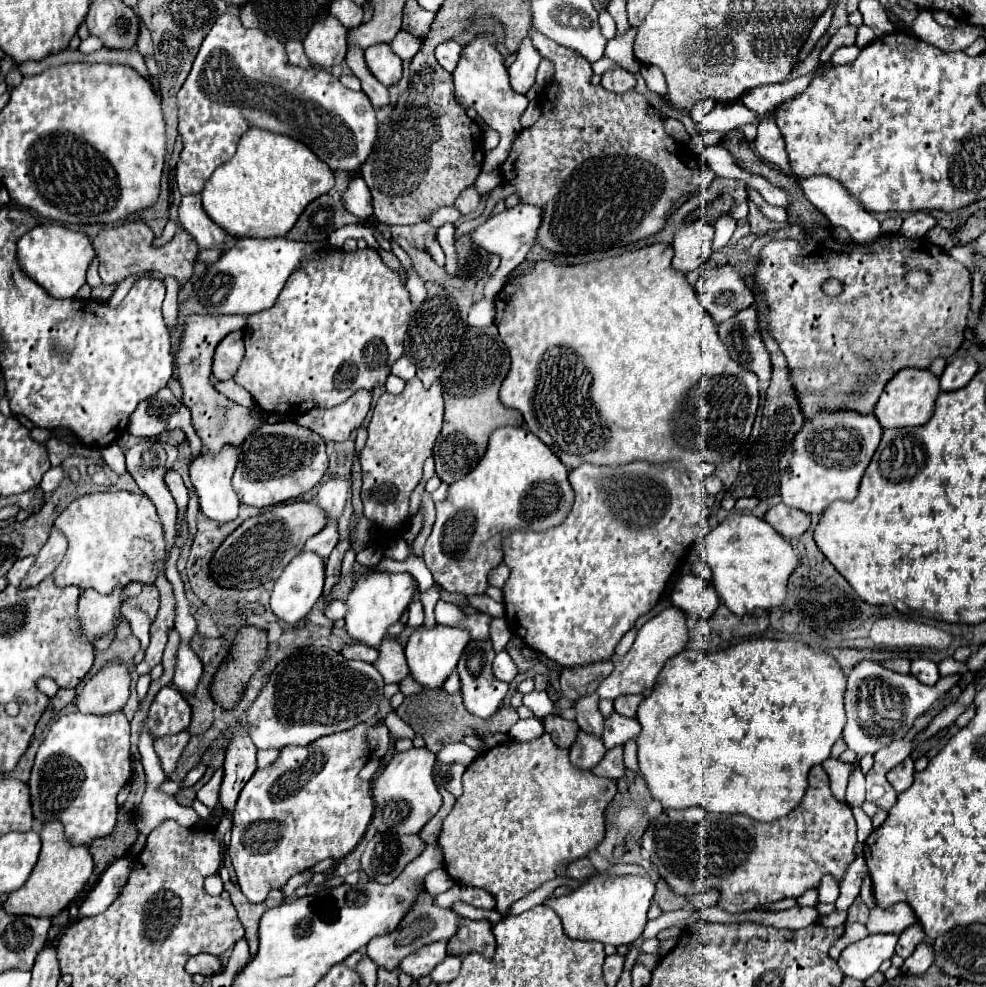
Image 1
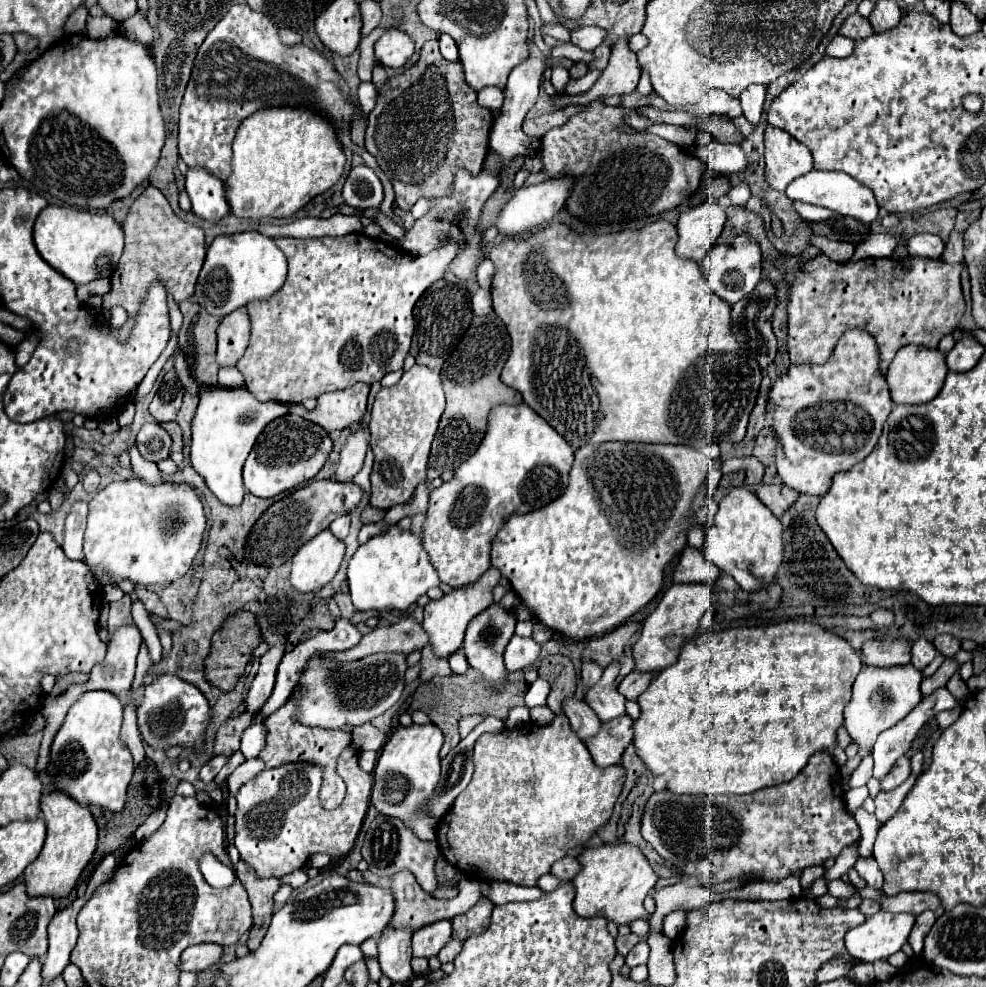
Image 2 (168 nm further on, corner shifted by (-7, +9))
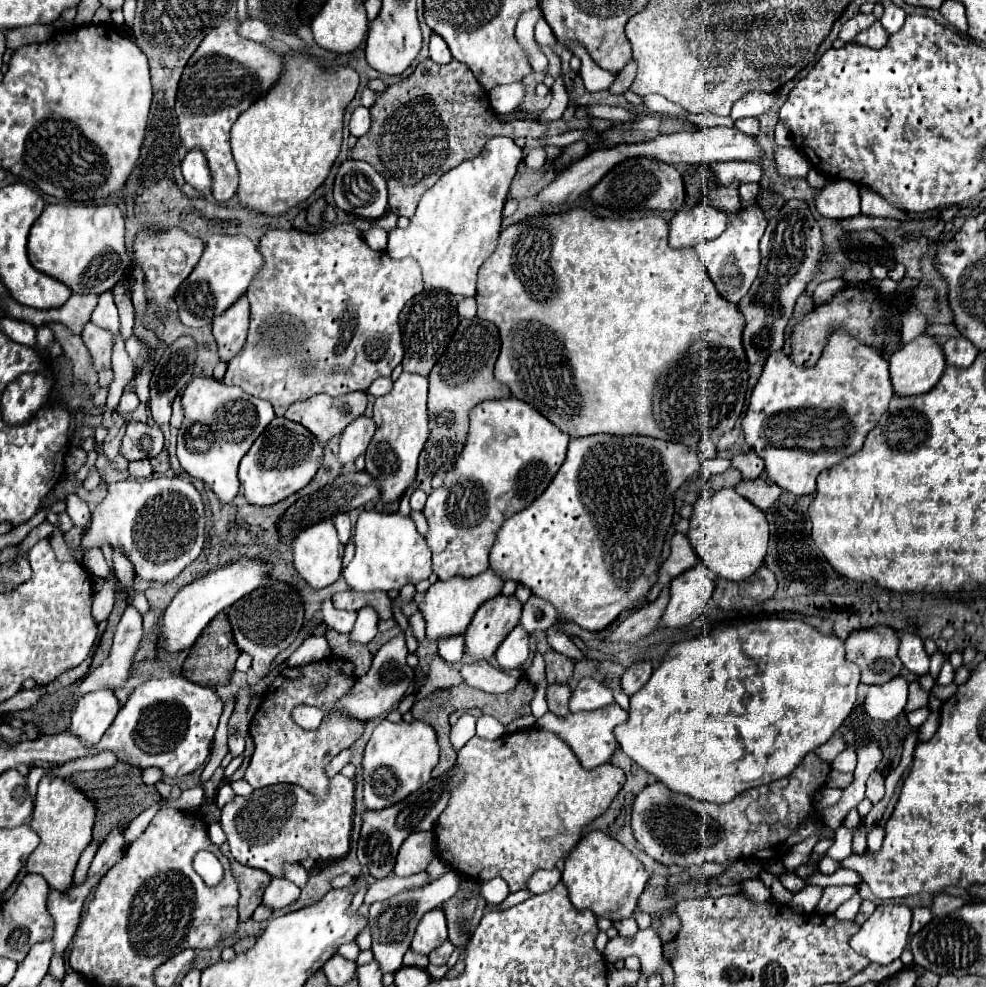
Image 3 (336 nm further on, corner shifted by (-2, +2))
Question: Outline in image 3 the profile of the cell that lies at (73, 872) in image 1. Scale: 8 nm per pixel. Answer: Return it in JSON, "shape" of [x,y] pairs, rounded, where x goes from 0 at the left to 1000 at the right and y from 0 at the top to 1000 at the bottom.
{"shape":[[[46,785],[40,791],[40,803],[35,810],[35,822],[31,830],[31,838],[40,846],[42,854],[31,864],[27,872],[27,882],[44,887],[50,899],[58,903],[66,903],[74,895],[74,884],[80,866],[92,852],[94,832],[96,832],[96,816],[82,803],[82,799],[70,795],[62,787]]]}

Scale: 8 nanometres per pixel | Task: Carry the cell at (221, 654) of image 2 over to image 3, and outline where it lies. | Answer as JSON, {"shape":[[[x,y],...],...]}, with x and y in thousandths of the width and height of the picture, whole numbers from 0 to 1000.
{"shape":[[[224,621],[220,623],[210,635],[208,639],[200,645],[198,653],[194,656],[188,672],[186,672],[186,684],[200,692],[200,694],[208,694],[208,696],[220,696],[220,694],[228,694],[234,688],[234,682],[238,680],[238,670],[242,666],[242,658],[236,651],[236,641],[230,629],[230,623]]]}

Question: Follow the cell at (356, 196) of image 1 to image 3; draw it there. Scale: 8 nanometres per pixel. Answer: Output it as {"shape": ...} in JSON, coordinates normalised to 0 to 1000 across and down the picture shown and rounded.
{"shape":[[[352,161],[342,173],[338,202],[350,216],[384,222],[392,214],[392,183],[372,163]]]}

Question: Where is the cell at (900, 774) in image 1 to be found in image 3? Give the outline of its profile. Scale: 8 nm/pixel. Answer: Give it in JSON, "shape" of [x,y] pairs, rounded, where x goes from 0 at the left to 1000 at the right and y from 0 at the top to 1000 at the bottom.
{"shape":[[[885,781],[881,785],[881,789],[879,789],[879,803],[877,803],[877,807],[887,816],[887,814],[891,814],[896,810],[896,805],[898,805],[898,787],[894,783]]]}

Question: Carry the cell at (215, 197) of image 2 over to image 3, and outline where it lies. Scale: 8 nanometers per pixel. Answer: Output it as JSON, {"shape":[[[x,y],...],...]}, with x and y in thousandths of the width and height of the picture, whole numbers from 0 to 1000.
{"shape":[[[204,151],[190,153],[188,161],[184,163],[184,173],[192,187],[202,191],[206,198],[210,198],[210,194],[214,191],[214,175],[210,169],[208,155]]]}

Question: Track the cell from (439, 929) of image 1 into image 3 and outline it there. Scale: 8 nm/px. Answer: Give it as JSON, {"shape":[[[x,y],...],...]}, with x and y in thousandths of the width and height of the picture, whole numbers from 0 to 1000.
{"shape":[[[419,844],[407,856],[399,884],[403,889],[427,884],[441,866],[443,866],[443,862],[441,862],[439,844]]]}

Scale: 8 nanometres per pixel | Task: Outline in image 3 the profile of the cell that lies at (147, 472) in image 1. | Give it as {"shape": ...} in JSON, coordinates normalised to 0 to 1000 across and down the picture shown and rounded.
{"shape":[[[131,427],[121,459],[131,465],[153,465],[165,455],[165,439],[159,431],[149,431],[141,427]]]}

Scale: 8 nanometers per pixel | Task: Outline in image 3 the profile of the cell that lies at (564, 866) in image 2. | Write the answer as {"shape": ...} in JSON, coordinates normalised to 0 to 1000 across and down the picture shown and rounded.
{"shape":[[[547,880],[547,882],[543,882],[543,884],[537,889],[534,901],[537,901],[541,907],[547,907],[547,905],[553,905],[553,903],[557,903],[559,899],[563,899],[567,891],[569,891],[569,884],[567,884],[565,880]]]}

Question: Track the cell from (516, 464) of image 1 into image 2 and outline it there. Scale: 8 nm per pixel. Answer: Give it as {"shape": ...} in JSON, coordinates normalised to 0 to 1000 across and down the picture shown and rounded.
{"shape":[[[535,409],[527,411],[505,411],[499,413],[495,436],[477,466],[469,468],[465,476],[460,476],[460,484],[450,488],[436,501],[434,527],[430,533],[430,555],[436,561],[436,569],[442,575],[446,588],[460,596],[483,590],[497,575],[497,557],[499,547],[511,529],[519,521],[535,521],[546,515],[552,515],[568,501],[574,498],[578,488],[578,474],[582,468],[582,456],[574,450],[562,434],[554,430]]]}

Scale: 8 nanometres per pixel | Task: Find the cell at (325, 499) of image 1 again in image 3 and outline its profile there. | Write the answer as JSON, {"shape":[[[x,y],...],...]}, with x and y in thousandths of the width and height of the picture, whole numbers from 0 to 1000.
{"shape":[[[364,420],[348,439],[344,449],[344,467],[350,471],[350,477],[358,475],[358,469],[364,461],[370,459],[374,447],[378,445],[380,429],[376,422]]]}

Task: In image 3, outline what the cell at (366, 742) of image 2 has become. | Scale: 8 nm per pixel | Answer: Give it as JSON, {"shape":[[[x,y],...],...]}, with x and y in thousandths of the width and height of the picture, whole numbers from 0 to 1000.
{"shape":[[[354,759],[352,761],[346,761],[338,771],[334,771],[334,775],[332,775],[332,787],[342,785],[354,773],[354,769],[356,769],[356,761]]]}

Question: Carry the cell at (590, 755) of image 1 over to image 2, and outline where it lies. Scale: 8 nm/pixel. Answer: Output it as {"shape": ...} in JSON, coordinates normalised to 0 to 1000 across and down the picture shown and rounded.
{"shape":[[[586,707],[574,709],[572,723],[576,725],[580,740],[586,744],[588,750],[596,750],[609,742],[611,732],[606,729],[604,721],[592,709],[586,709]]]}

